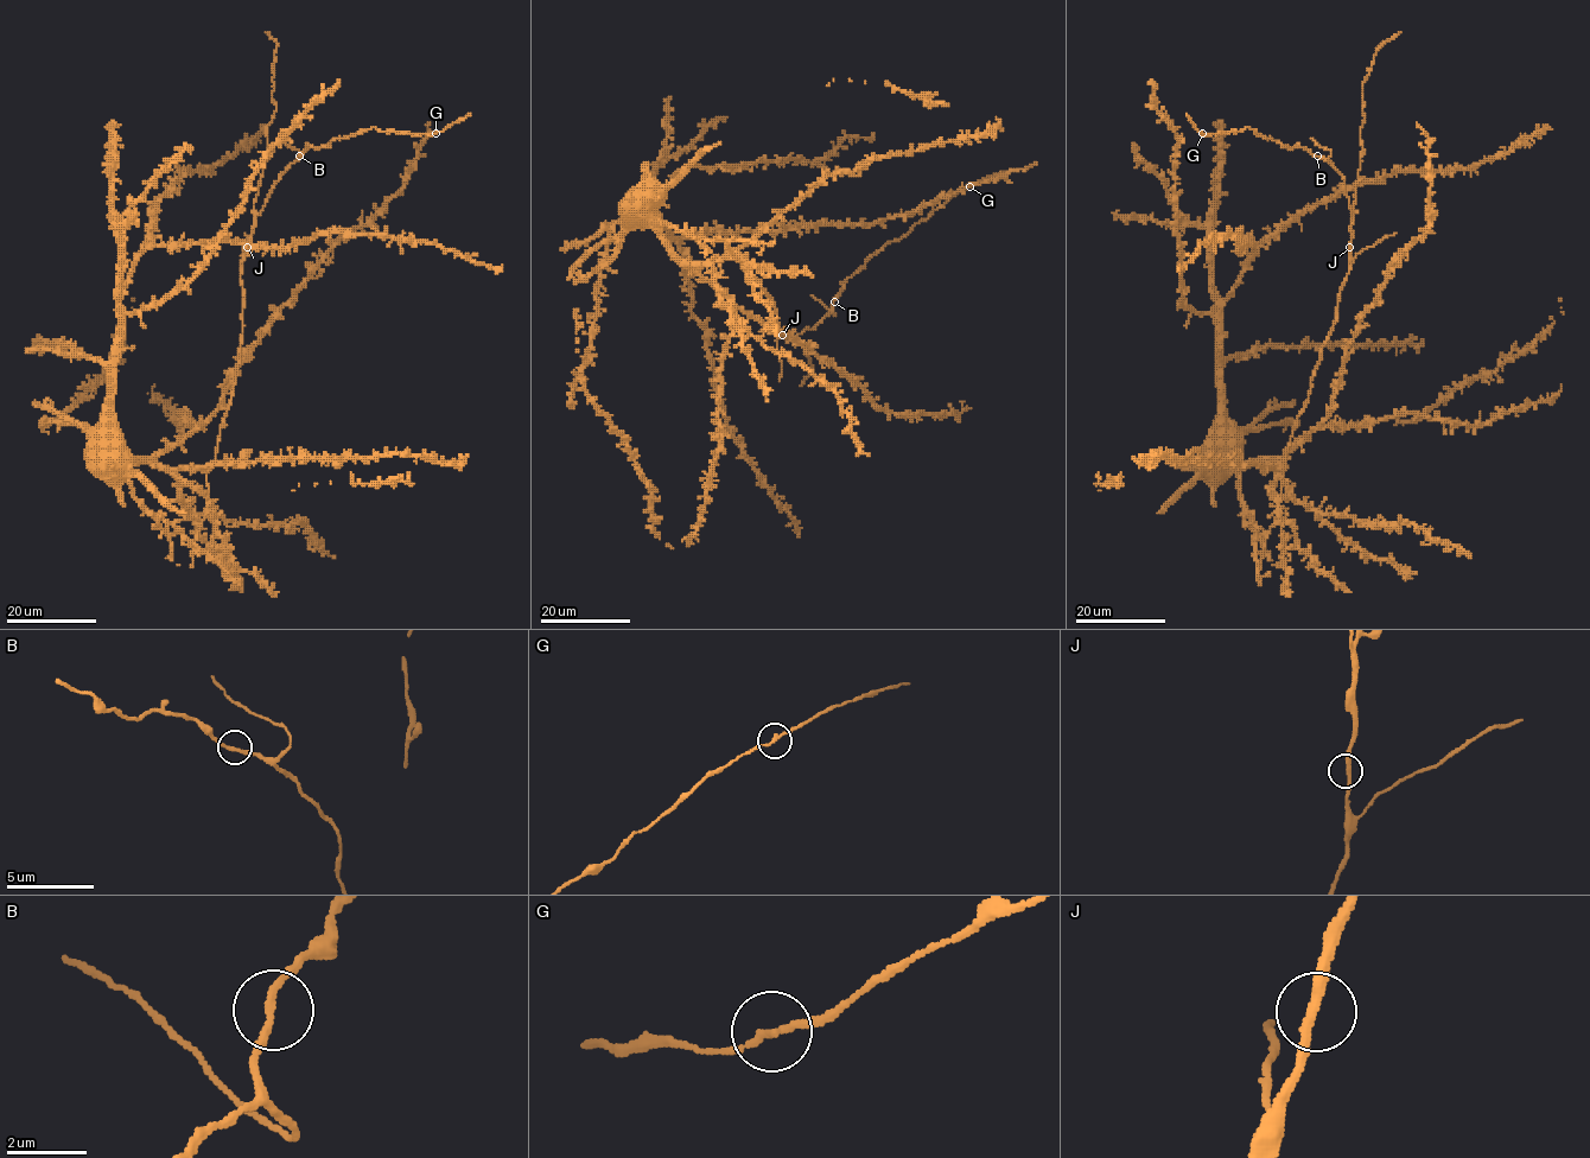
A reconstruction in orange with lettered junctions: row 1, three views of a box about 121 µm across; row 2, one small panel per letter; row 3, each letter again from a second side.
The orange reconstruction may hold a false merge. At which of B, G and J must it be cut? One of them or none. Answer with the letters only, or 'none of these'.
none of these

